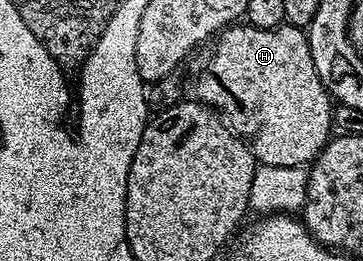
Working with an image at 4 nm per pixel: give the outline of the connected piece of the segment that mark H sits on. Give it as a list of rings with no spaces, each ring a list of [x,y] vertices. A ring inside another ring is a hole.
[[[236,22],[224,28],[218,33],[215,49],[211,52],[211,57],[207,60],[207,65],[203,68],[203,73],[199,76],[199,81],[195,84],[194,95],[200,104],[205,104],[209,108],[214,108],[224,121],[229,125],[236,136],[247,141],[251,153],[255,155],[259,164],[268,164],[269,166],[293,166],[301,168],[310,165],[315,157],[323,151],[328,140],[333,136],[332,109],[333,97],[327,88],[321,82],[317,74],[317,66],[313,66],[313,54],[307,41],[307,32],[302,28],[294,28],[289,23],[281,23],[275,28],[255,28],[252,24],[246,22]]]

